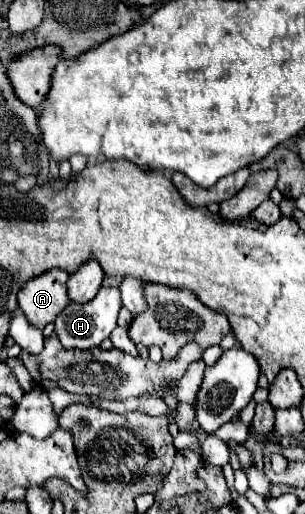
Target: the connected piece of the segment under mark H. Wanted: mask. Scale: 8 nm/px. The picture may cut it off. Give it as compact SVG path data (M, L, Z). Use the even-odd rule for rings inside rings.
M101 289L97 297L89 303L71 303L59 317L55 319L55 333L63 341L67 349L93 349L99 347L103 339L111 335L111 331L117 327L117 315L121 311L121 293L119 289Z

